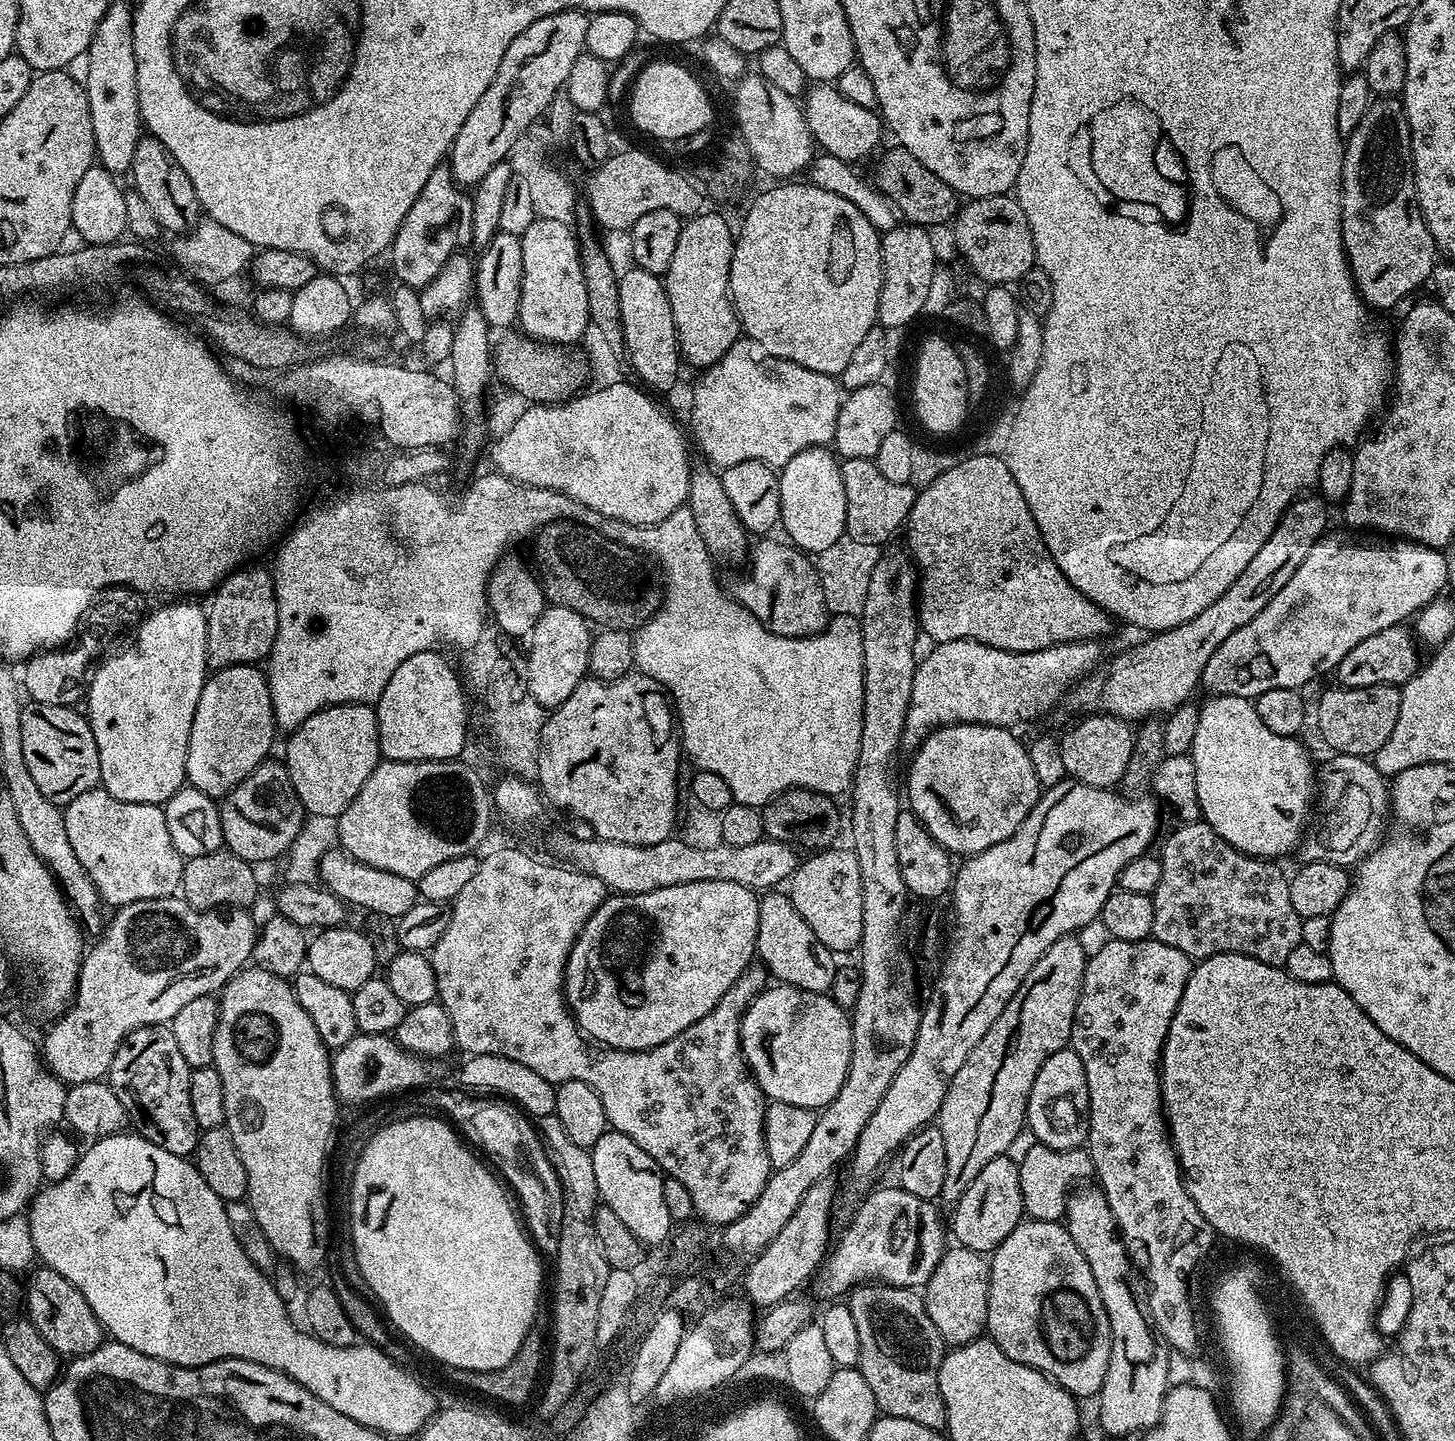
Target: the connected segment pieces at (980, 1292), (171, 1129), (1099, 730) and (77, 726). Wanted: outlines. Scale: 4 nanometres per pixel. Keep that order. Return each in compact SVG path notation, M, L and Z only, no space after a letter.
M952 1246L938 1262L934 1274L930 1274L928 1283L922 1289L926 1314L934 1326L938 1326L938 1334L945 1345L959 1346L969 1344L971 1340L979 1340L985 1335L988 1326L988 1265L985 1253L975 1252L969 1248Z
M155 1024L134 1030L120 1043L106 1080L111 1084L114 1094L118 1094L118 1102L122 1102L122 1106L128 1111L131 1127L139 1135L154 1142L154 1146L162 1146L162 1150L170 1150L170 1154L188 1158L195 1153L202 1131L194 1118L194 1106L190 1106L191 1077L192 1067L186 1062L186 1058L182 1058L182 1050L178 1050L178 1042L174 1042L171 1027Z
M1088 714L1077 720L1080 721L1065 736L1059 737L1065 773L1086 786L1115 789L1123 781L1130 766L1134 743L1133 725L1117 716L1103 714Z
M24 704L22 710L22 754L26 754L26 767L38 785L38 790L50 798L50 802L66 806L78 794L86 794L91 788L100 784L100 763L98 762L98 746L94 742L92 728L88 724L87 715L76 713L75 707L46 706L45 704Z

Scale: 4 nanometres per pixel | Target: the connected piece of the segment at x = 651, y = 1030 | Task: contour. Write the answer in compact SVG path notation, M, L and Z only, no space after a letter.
M686 882L678 886L666 886L662 890L650 890L638 894L612 894L594 910L594 914L582 926L578 938L568 955L564 971L564 997L568 999L568 1007L576 1019L581 1032L593 1041L606 1048L621 1048L627 1052L645 1052L647 1048L662 1046L662 1042L670 1042L674 1034L682 1034L686 1026L694 1026L698 1018L706 1018L714 1006L734 986L734 982L753 963L756 956L756 939L758 938L758 910L760 901L757 893L746 886L738 886L738 882Z

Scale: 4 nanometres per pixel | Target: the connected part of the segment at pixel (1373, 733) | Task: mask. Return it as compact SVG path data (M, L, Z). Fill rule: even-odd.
M1379 684L1369 688L1341 688L1331 686L1320 696L1320 705L1316 708L1316 724L1320 727L1320 736L1333 749L1333 753L1342 755L1358 755L1365 758L1375 757L1382 746L1390 738L1394 731L1394 725L1398 722L1398 710L1400 709L1400 688L1395 684Z

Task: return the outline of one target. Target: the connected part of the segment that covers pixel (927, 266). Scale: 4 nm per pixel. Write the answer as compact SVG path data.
M907 222L897 223L895 228L880 237L880 257L884 263L884 281L880 291L880 305L876 311L879 327L885 330L904 328L915 316L919 317L930 291L932 275L938 269L936 248L927 227Z

